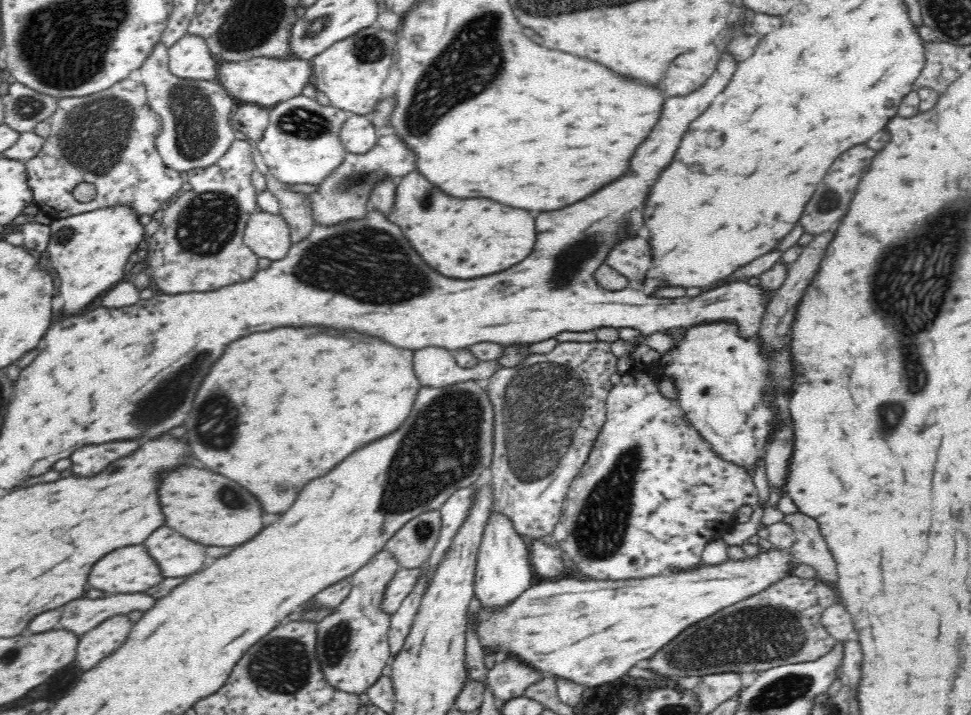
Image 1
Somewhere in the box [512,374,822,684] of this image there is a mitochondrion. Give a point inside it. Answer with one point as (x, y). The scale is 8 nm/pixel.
(760, 635)

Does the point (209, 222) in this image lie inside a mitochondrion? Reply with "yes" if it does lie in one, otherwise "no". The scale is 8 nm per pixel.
yes

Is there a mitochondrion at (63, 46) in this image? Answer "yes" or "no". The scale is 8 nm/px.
yes

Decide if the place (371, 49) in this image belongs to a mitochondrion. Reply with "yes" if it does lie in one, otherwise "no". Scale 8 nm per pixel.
yes

